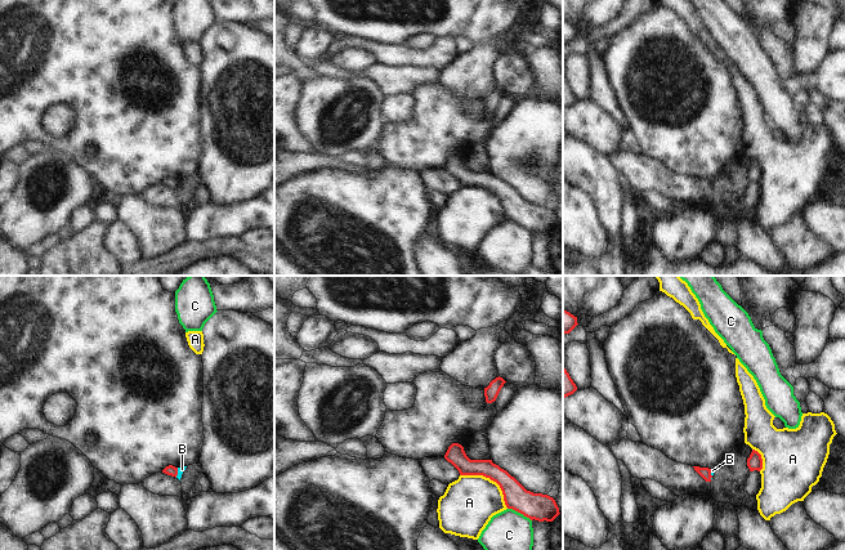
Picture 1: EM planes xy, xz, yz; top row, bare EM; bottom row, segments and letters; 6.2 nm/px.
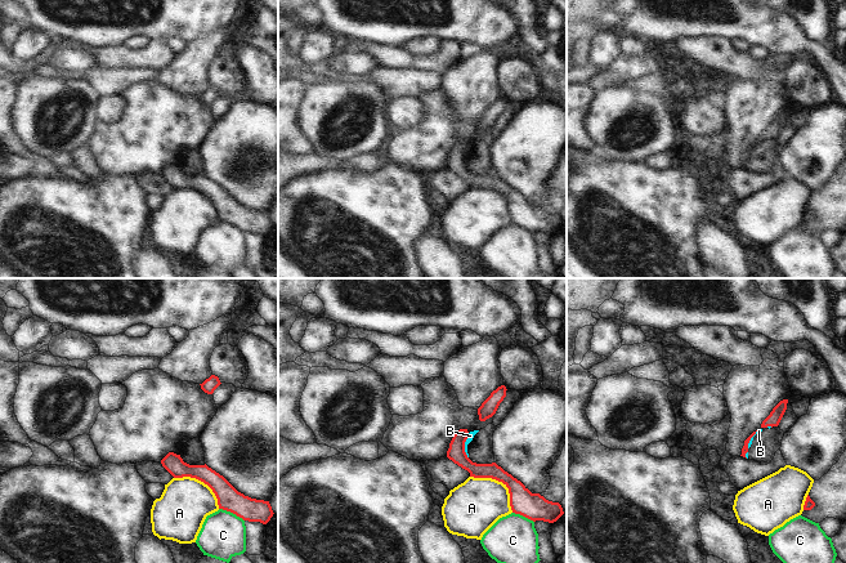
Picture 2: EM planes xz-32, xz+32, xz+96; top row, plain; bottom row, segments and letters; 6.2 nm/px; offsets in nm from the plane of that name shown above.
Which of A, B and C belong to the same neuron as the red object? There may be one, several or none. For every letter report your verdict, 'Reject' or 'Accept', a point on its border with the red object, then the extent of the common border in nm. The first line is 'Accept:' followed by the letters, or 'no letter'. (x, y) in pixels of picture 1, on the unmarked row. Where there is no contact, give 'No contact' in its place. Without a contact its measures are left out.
Accept: no letter
A: Reject. Touches red at xz (491, 191). Shared border 360 nm
B: Reject. Touches red at xy (177, 184). Shared border 70 nm
C: Reject. Touches red at xz (519, 223). Shared border 170 nm

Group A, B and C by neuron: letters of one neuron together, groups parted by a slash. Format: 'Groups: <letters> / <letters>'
Groups: A / B / C

